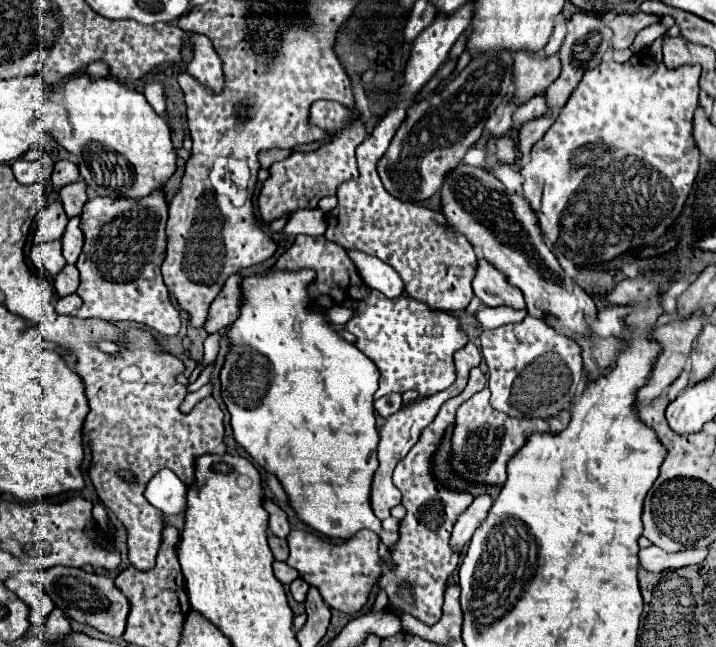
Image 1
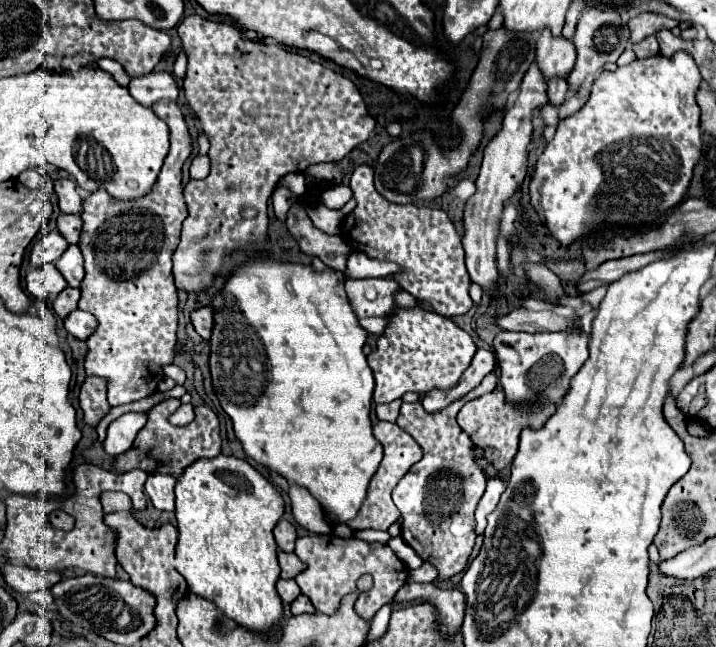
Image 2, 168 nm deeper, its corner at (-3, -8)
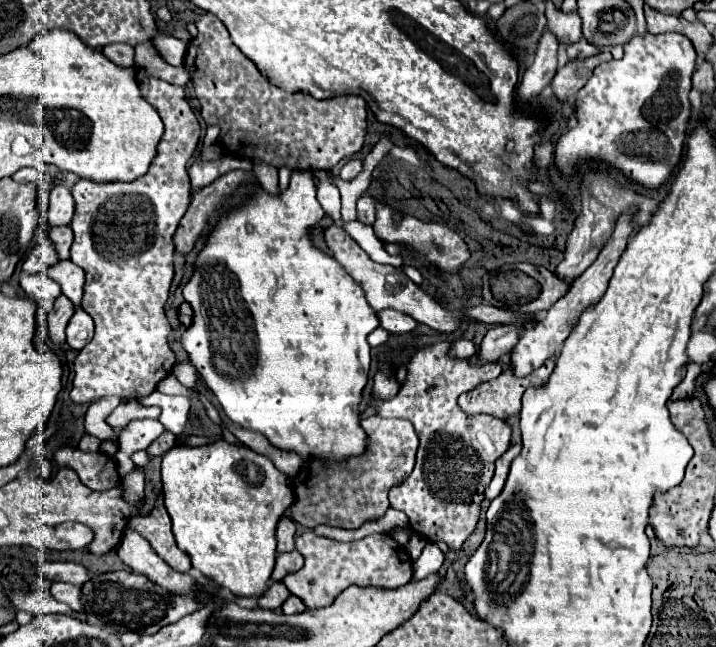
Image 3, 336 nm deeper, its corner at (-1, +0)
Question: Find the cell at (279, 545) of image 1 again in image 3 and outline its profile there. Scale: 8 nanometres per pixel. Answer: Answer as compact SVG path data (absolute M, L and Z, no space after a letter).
M290 551L290 553L278 553L276 559L276 567L272 573L272 581L280 581L284 579L284 575L298 571L304 565L304 557L298 551Z

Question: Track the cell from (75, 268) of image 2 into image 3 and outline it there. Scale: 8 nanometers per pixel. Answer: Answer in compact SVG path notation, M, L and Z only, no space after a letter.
M64 259L54 263L54 267L48 269L48 275L60 283L62 293L78 307L82 297L82 287L84 287L84 271L70 259Z

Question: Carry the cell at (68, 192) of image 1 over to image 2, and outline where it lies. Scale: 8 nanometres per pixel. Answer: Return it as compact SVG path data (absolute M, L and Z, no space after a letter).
M60 215L56 225L58 225L60 235L68 241L68 245L78 243L78 237L80 237L80 215Z

